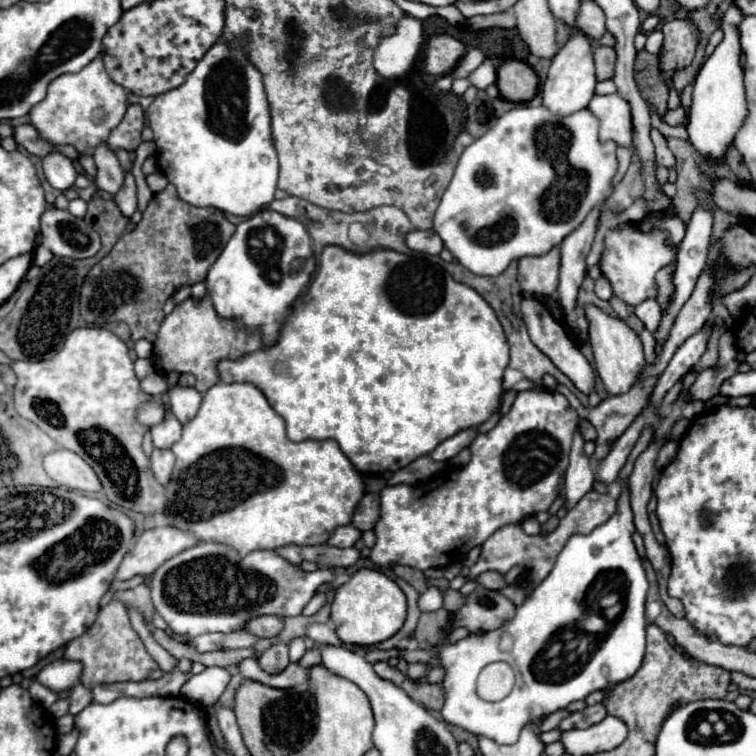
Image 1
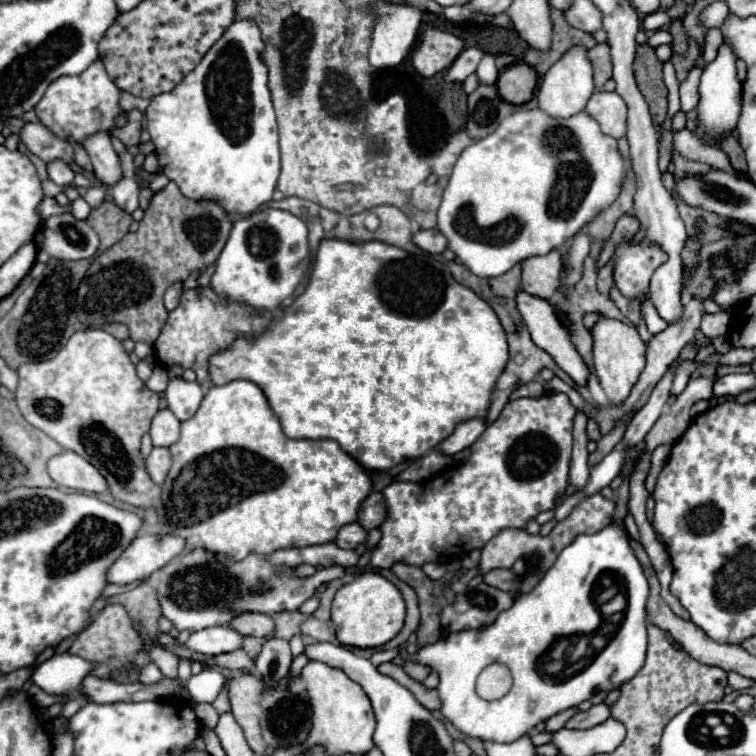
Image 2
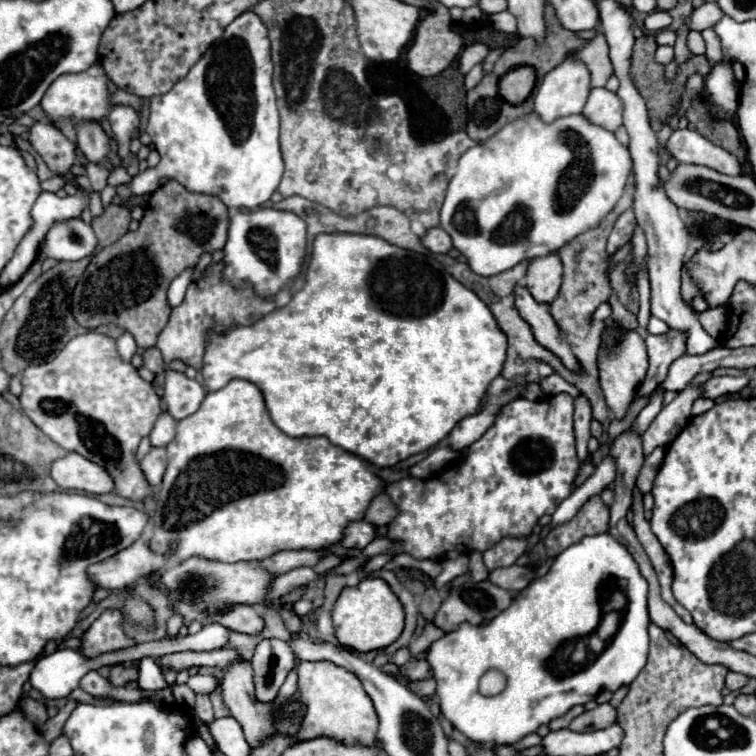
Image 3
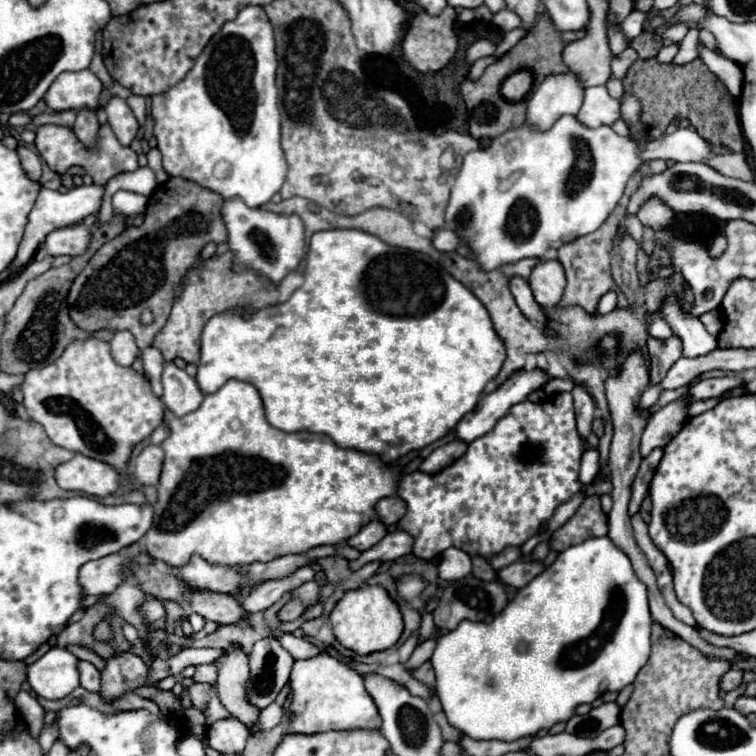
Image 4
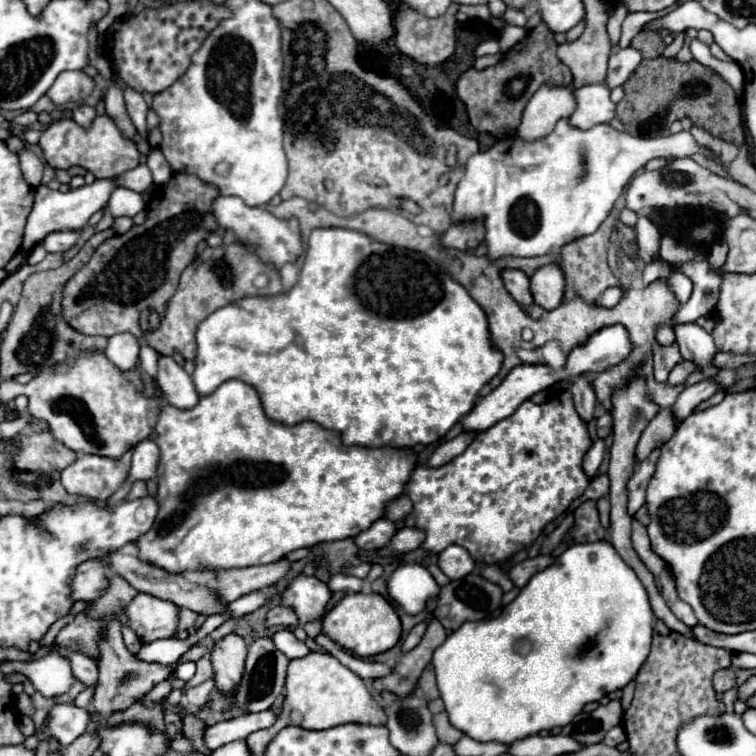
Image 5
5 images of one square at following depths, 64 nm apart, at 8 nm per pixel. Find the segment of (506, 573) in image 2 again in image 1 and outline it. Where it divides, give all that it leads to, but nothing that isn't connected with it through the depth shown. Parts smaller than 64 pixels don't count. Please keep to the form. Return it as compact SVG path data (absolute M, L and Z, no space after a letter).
M482 572L480 576L474 578L480 586L488 588L488 590L502 590L504 588L504 580L502 580L502 574L498 572Z

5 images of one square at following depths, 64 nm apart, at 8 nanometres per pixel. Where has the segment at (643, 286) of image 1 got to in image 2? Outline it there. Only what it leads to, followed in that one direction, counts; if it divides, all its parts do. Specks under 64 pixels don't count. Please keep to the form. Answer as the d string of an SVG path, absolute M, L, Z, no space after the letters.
M622 240L616 244L612 262L612 278L622 296L630 300L644 300L648 296L648 286L654 270L668 260L666 252L652 240L640 240L632 244Z

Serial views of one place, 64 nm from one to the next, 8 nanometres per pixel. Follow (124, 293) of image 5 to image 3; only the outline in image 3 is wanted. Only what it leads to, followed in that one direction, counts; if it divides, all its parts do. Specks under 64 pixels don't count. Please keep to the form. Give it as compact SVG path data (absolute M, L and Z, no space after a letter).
M168 180L150 196L144 218L140 220L140 228L136 232L126 232L116 244L110 244L92 258L92 262L88 264L86 272L74 288L72 314L88 330L94 330L100 324L118 324L134 336L138 346L152 348L170 316L170 306L166 302L168 284L186 268L194 268L204 250L210 254L222 250L226 244L228 224L228 208L224 208L224 204L216 200L216 196L192 194L184 186L176 184L176 180Z

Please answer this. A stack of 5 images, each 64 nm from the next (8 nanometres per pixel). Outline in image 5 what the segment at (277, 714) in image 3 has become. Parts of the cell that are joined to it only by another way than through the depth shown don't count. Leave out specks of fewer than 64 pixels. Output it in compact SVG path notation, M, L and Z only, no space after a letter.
M230 634L226 638L222 638L214 650L212 650L212 666L216 672L216 688L220 690L220 694L224 696L232 696L244 676L244 664L246 664L246 652L248 646L246 642L236 636Z

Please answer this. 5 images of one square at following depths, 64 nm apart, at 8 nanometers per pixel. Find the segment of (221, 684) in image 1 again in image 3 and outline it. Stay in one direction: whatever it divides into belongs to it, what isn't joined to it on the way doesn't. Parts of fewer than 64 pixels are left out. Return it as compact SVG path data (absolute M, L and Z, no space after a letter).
M196 674L189 678L187 685L196 694L212 694L215 689L219 686L220 680L216 680L213 675L201 675Z

